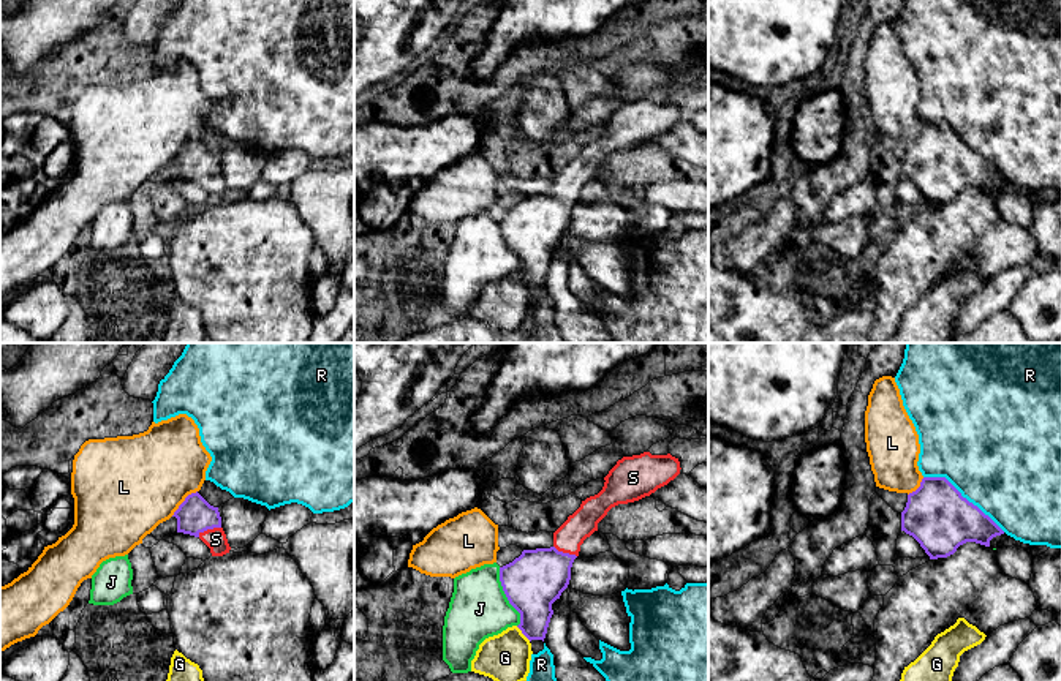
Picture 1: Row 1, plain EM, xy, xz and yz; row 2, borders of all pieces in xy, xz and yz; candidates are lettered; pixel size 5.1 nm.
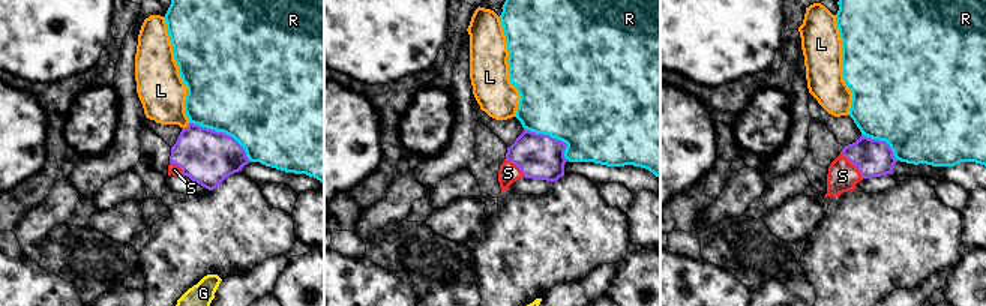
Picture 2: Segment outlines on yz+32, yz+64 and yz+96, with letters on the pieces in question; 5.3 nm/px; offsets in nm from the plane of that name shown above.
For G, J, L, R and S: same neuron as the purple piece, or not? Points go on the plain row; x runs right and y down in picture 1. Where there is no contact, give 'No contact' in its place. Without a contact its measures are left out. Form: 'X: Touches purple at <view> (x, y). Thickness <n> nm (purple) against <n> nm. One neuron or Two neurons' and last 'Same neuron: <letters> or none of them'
G: Touches purple at xz (524, 280). Thickness 280 nm (purple) against 260 nm. Two neurons
J: Touches purple at xz (506, 242). Thickness 300 nm (purple) against 300 nm. Two neurons
L: Touches purple at xy (184, 147). Thickness 180 nm (purple) against 480 nm. Two neurons
R: Touches purple at yz (965, 144). Thickness 320 nm (purple) against 500 nm. Two neurons
S: Touches purple at xy (209, 174). Thickness 180 nm (purple) against 110 nm. One neuron
Same neuron: S

